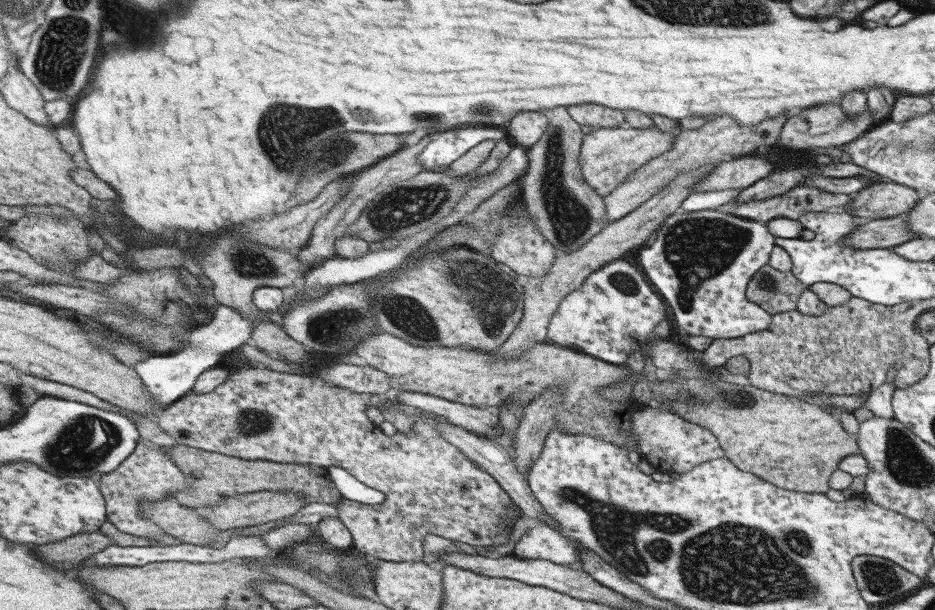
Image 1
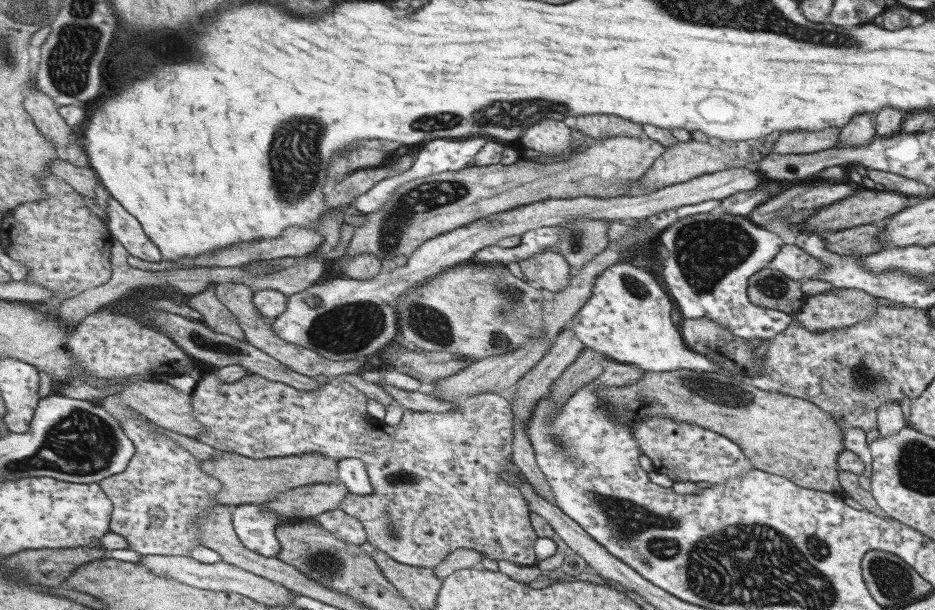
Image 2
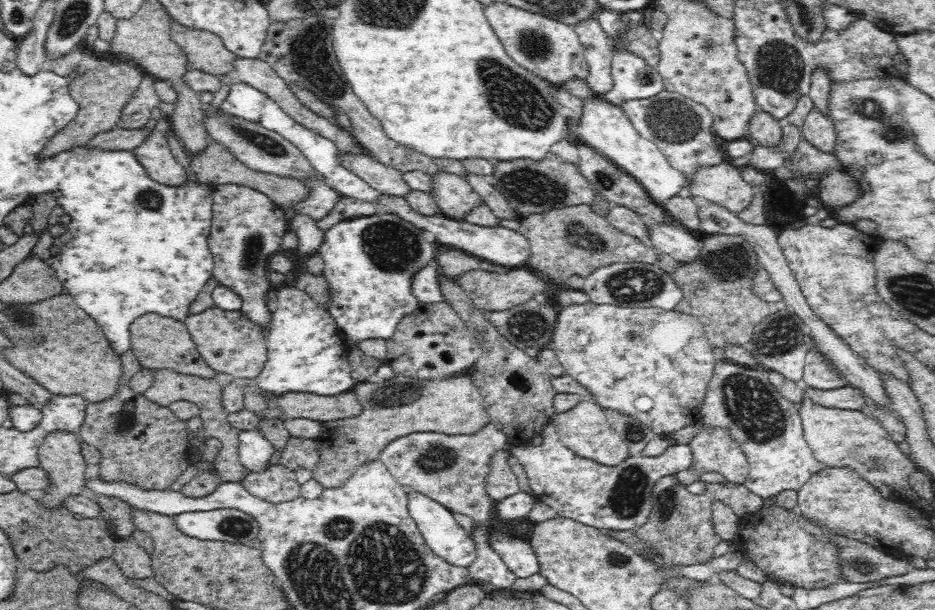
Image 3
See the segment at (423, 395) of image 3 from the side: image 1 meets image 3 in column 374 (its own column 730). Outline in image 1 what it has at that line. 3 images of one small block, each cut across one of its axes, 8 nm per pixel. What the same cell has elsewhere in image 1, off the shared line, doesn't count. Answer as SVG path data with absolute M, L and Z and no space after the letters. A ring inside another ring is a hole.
M675 372L667 382L651 384L651 392L653 402L665 404L683 420L709 430L719 448L725 452L725 458L739 470L755 474L777 488L807 494L827 494L831 490L829 480L839 468L839 462L859 454L857 438L841 428L839 418L833 418L835 414L799 398L747 390L745 386L737 384L719 386L717 380L715 384L705 384L699 378L679 378ZM679 392L693 394L699 400L693 404L679 402L675 400ZM753 420L757 420L757 428L753 428Z

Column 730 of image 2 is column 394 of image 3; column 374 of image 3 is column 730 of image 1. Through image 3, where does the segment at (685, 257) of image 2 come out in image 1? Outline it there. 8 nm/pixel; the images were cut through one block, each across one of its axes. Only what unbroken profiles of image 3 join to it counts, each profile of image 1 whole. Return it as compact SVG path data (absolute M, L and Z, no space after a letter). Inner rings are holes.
M701 210L701 212L677 212L671 214L663 224L655 230L651 242L641 246L639 266L665 298L667 306L671 306L673 322L679 330L685 330L689 336L703 336L713 340L733 340L743 338L751 332L767 330L773 322L773 316L761 306L747 300L747 282L755 276L757 270L769 264L771 252L775 250L777 238L767 232L765 226L749 220L741 220L737 216L721 214L717 210Z

